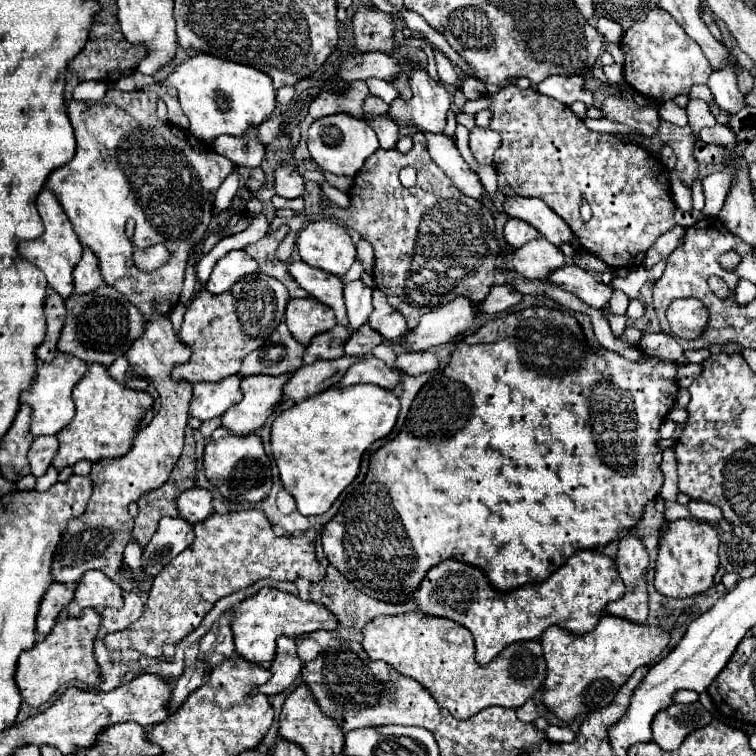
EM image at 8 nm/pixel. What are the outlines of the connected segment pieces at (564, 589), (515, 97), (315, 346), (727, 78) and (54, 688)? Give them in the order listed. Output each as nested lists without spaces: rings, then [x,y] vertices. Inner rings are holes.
[[[579,550],[555,574],[541,582],[541,586],[536,584],[536,590],[528,585],[505,594],[493,590],[479,568],[445,560],[427,572],[419,590],[413,594],[413,602],[425,614],[443,616],[465,626],[475,640],[475,662],[483,666],[513,642],[537,640],[549,626],[559,626],[577,636],[591,632],[603,608],[619,600],[623,592],[625,586],[617,574],[615,560],[599,550]]]
[[[507,84],[497,94],[491,96],[491,124],[489,128],[499,132],[503,144],[495,152],[495,168],[505,176],[507,184],[515,190],[517,196],[541,198],[553,212],[557,212],[569,228],[575,232],[579,244],[589,250],[593,256],[603,260],[613,270],[627,268],[635,270],[645,260],[647,250],[653,242],[675,228],[675,204],[671,200],[671,182],[669,170],[661,160],[651,160],[647,150],[621,136],[621,134],[599,134],[591,132],[581,118],[573,114],[567,104],[561,104],[545,94],[539,94],[533,88],[519,88],[515,84]],[[581,200],[587,200],[593,216],[589,222],[581,222],[579,208]]]
[[[337,324],[335,328],[327,330],[327,332],[321,332],[317,334],[311,344],[307,346],[305,350],[305,356],[303,356],[303,362],[305,364],[313,364],[317,360],[335,360],[335,358],[341,358],[345,352],[343,352],[343,344],[347,342],[347,336],[351,336],[351,332]]]
[[[731,54],[731,64],[725,64],[725,68],[713,70],[713,74],[707,82],[707,86],[713,92],[715,102],[729,114],[739,112],[745,106],[743,94],[739,92],[739,88],[735,84],[735,64],[737,64],[737,58]]]
[[[85,610],[79,618],[67,618],[63,622],[57,622],[51,634],[39,640],[35,648],[19,656],[15,682],[29,706],[39,708],[47,704],[63,686],[71,682],[85,682],[91,688],[101,684],[101,672],[99,666],[95,664],[93,654],[93,640],[99,628],[101,628],[101,614],[97,610]]]

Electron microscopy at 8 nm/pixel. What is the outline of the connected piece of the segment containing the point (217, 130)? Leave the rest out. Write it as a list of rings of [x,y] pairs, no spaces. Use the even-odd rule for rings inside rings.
[[[197,54],[185,60],[167,82],[179,92],[183,112],[191,122],[189,132],[203,142],[221,134],[243,136],[249,128],[257,128],[265,122],[277,106],[273,82],[265,72],[207,54]]]

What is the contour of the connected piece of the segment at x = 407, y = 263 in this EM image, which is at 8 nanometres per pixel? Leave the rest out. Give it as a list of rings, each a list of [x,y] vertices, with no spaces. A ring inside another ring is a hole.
[[[423,132],[413,134],[413,148],[407,154],[379,148],[365,162],[363,170],[355,176],[349,190],[349,200],[349,208],[339,208],[333,202],[321,202],[321,208],[327,212],[327,216],[333,216],[341,220],[347,228],[357,230],[359,236],[373,246],[375,286],[379,286],[379,290],[383,290],[383,294],[387,296],[389,304],[405,316],[409,330],[419,324],[419,318],[425,312],[439,308],[459,296],[479,304],[479,300],[489,294],[495,280],[495,258],[499,254],[493,216],[485,204],[461,194],[441,172],[441,168],[431,160]],[[403,166],[413,166],[417,170],[417,182],[413,188],[403,188],[399,182],[399,170]]]

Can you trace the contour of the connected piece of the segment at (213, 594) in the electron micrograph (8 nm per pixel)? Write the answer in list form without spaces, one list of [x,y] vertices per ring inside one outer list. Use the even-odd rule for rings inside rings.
[[[261,510],[211,514],[205,522],[195,524],[195,542],[155,576],[143,616],[131,628],[107,634],[105,646],[111,650],[135,648],[143,656],[161,656],[163,644],[177,644],[185,638],[223,596],[247,588],[261,578],[289,582],[307,578],[319,582],[323,576],[325,568],[315,556],[313,534],[275,536],[271,522]]]

